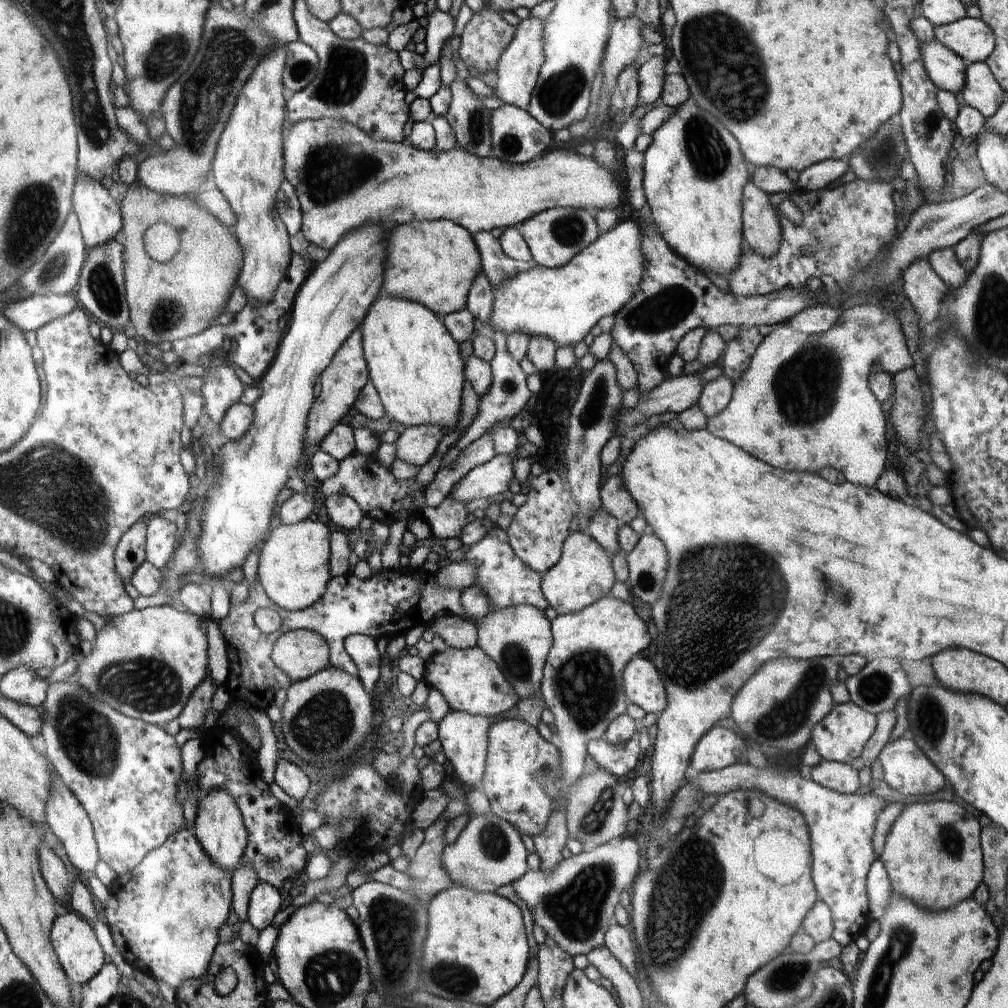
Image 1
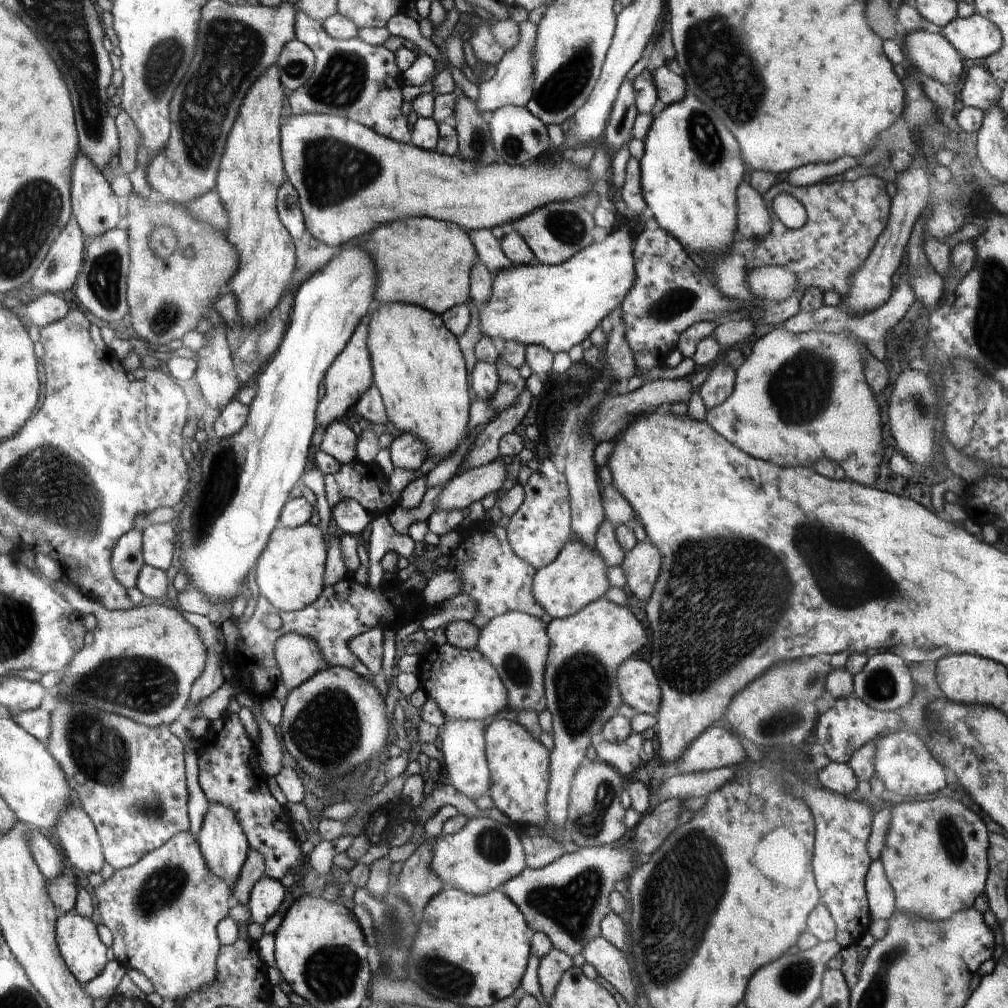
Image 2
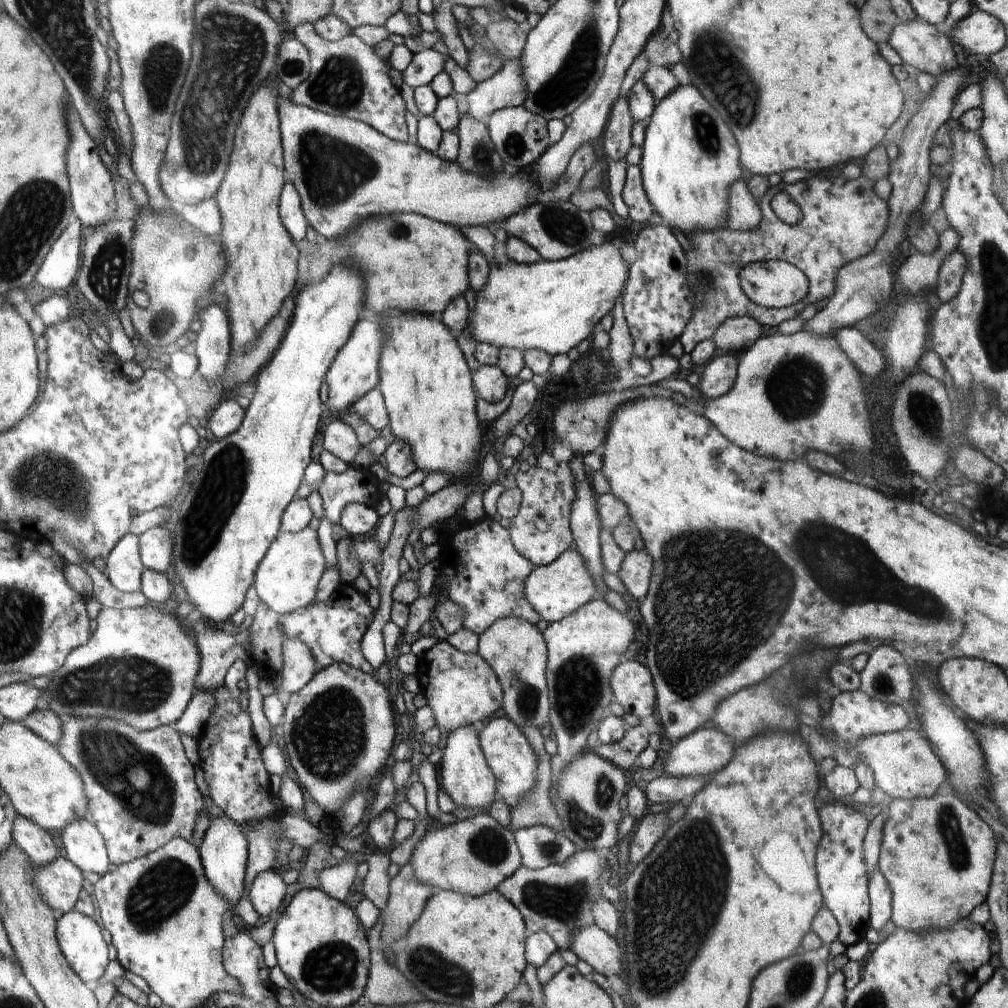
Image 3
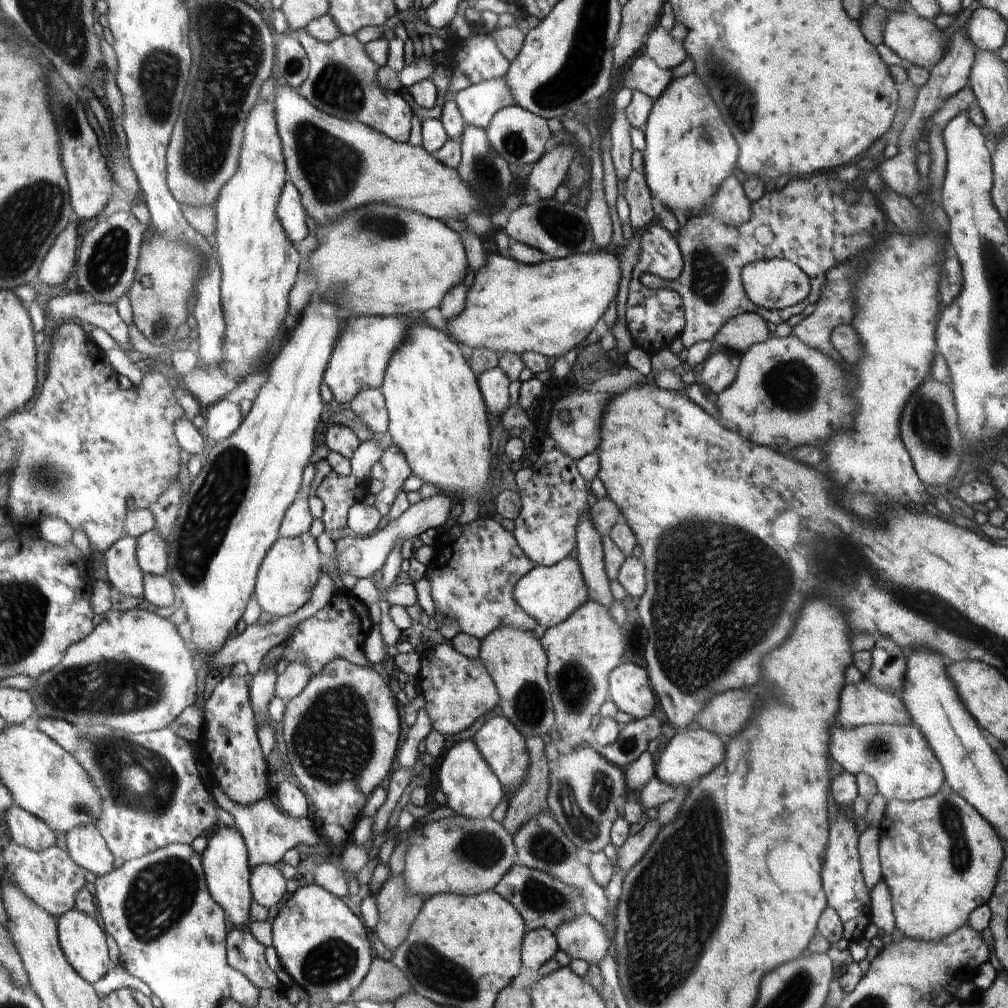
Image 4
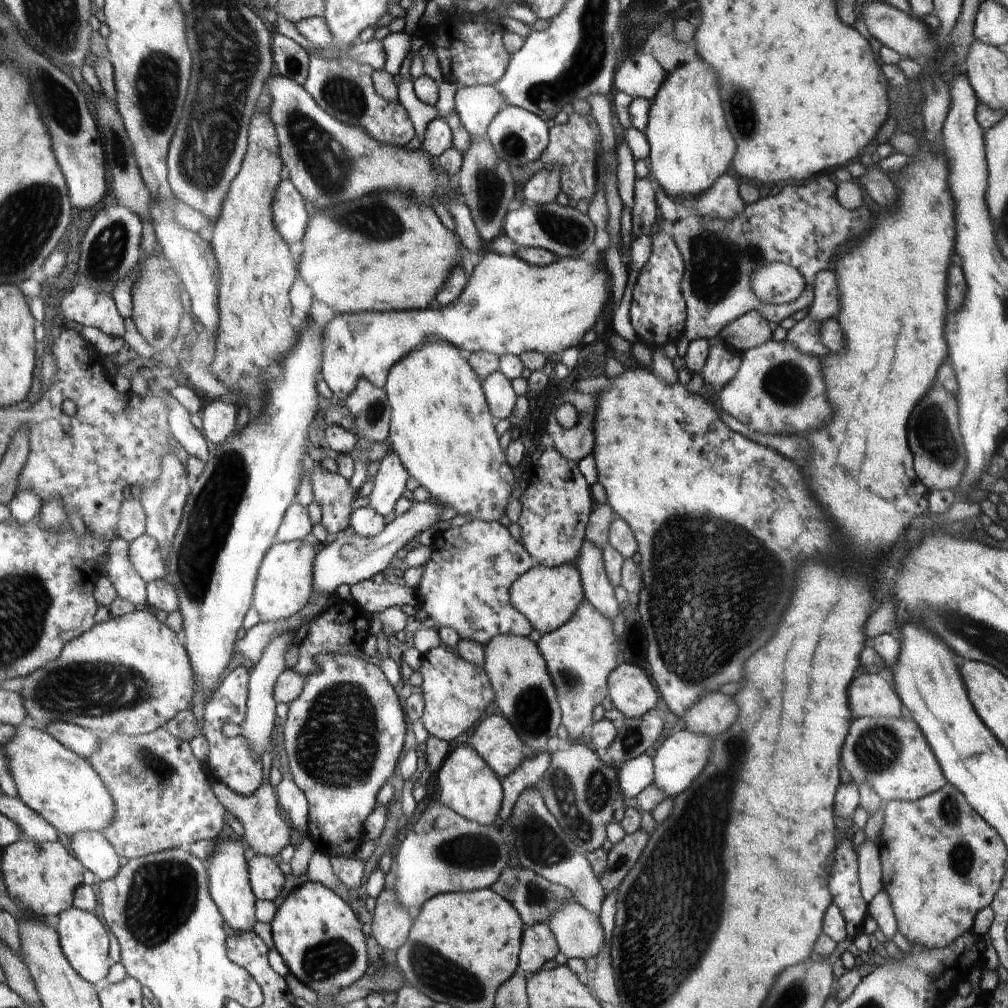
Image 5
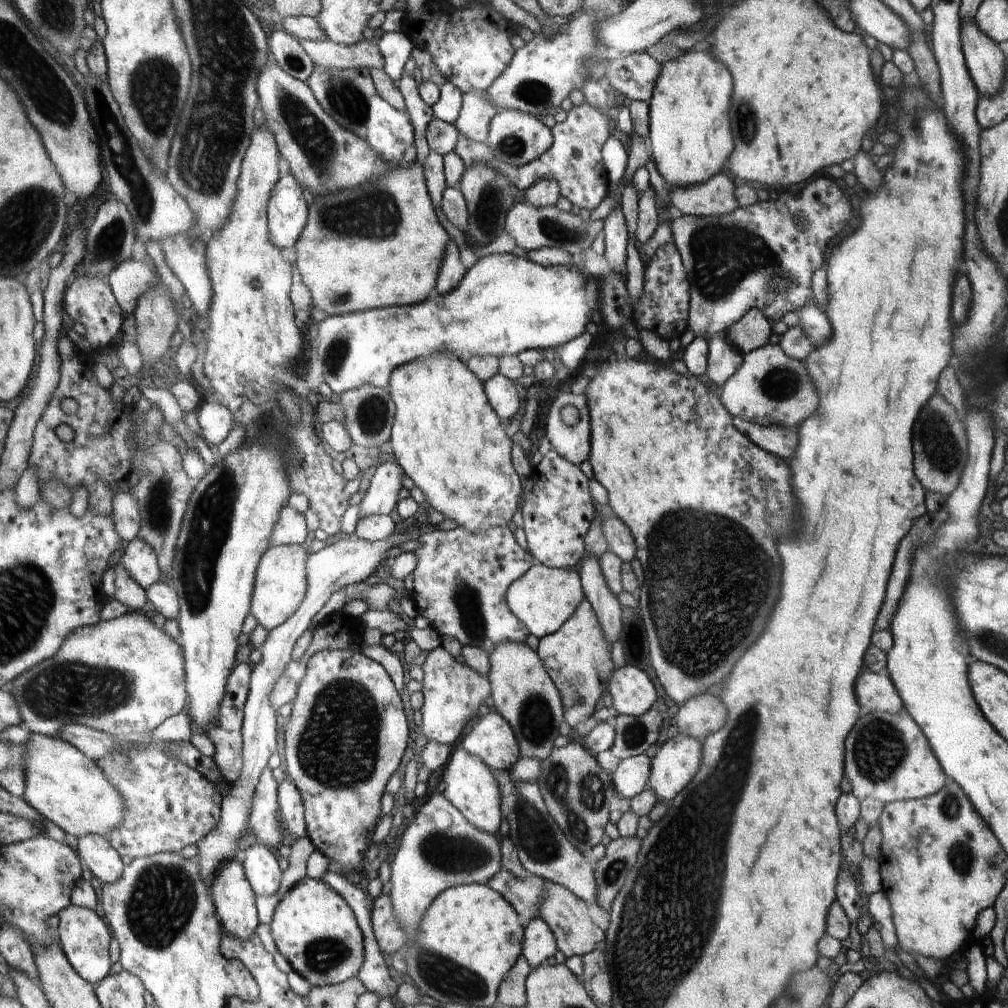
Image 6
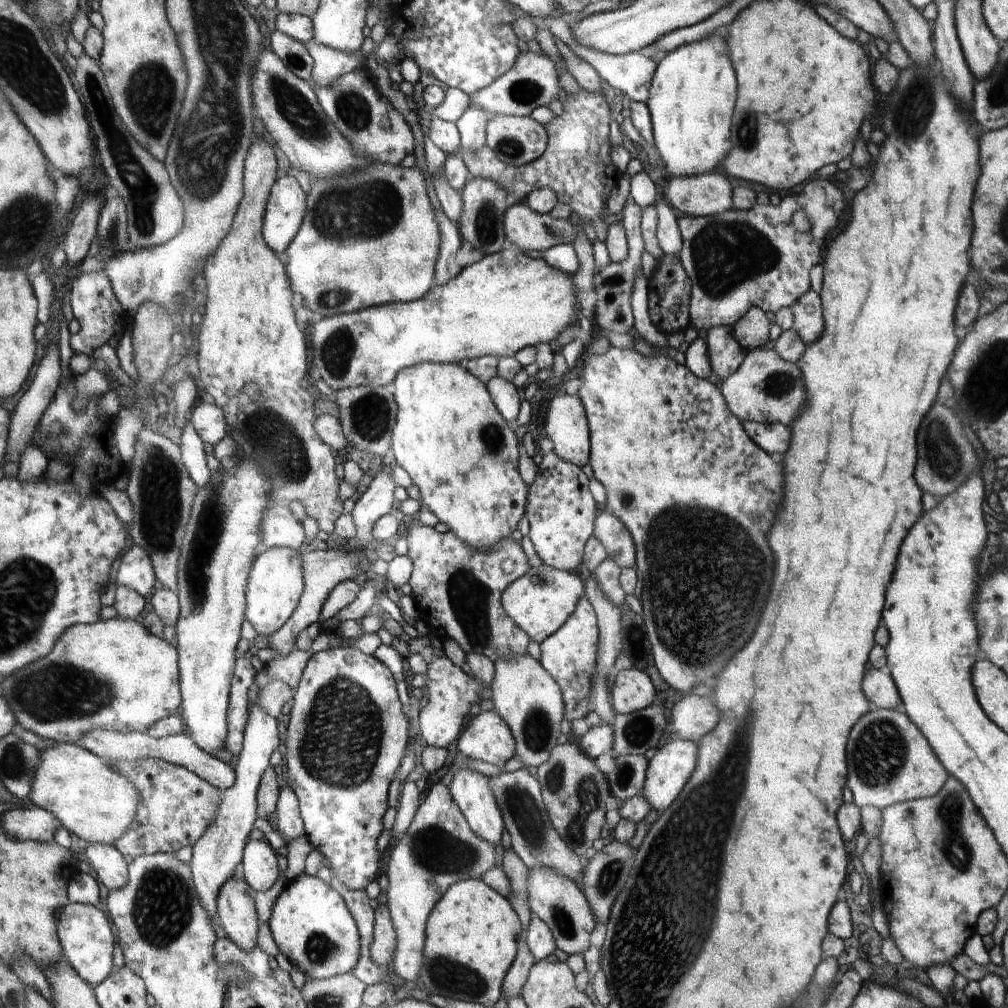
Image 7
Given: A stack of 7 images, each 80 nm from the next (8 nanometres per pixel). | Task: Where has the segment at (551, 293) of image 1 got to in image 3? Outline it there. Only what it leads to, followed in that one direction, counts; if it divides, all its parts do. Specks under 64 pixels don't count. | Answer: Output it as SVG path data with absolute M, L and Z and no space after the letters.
M622 239L610 240L558 261L541 259L535 264L520 264L510 260L502 265L490 264L485 288L476 291L476 312L472 319L469 318L467 325L473 331L471 335L477 343L492 344L498 348L513 347L522 352L542 350L552 358L568 354L574 346L578 346L592 334L600 318L613 310L616 300L622 295L622 290L629 281L628 264L622 256L624 243L626 242Z

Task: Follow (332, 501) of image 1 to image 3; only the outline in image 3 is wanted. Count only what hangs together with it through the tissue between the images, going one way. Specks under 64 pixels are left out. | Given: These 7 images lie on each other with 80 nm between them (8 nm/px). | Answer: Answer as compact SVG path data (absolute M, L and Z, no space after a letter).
M351 503L341 513L340 524L351 538L367 538L375 534L381 520L373 504Z

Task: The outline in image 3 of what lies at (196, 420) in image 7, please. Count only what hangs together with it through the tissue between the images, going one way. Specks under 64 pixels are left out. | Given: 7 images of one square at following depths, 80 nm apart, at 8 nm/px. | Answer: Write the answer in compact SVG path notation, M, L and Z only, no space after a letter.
M224 397L210 413L209 436L218 440L237 432L245 418L245 411L235 397Z

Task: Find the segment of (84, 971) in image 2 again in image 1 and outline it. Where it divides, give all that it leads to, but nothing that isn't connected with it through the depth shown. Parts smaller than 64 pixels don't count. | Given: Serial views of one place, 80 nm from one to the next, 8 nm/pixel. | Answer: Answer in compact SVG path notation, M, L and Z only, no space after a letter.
M68 910L66 914L57 917L52 936L54 949L57 950L58 962L64 966L66 974L76 987L89 983L104 967L104 952L96 940L94 930L75 911Z

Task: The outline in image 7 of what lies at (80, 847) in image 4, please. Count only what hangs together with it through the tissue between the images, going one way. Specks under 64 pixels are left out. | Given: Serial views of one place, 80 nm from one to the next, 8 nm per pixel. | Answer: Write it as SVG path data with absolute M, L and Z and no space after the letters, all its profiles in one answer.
M89 843L82 851L82 857L89 862L89 866L96 879L109 891L116 890L126 884L128 865L123 854L114 845Z

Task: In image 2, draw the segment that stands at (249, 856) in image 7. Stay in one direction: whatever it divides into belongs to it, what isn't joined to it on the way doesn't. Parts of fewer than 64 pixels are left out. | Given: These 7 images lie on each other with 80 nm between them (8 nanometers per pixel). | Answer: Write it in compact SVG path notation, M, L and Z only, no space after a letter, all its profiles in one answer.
M263 875L252 888L248 908L252 914L252 921L264 927L270 920L270 916L276 914L284 900L284 888L278 880L273 880L270 876Z

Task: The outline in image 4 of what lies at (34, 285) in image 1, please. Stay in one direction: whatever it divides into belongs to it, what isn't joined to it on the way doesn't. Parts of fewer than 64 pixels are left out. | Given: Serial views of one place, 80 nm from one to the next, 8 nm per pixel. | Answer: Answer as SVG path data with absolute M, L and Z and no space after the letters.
M70 221L70 228L62 231L62 240L58 240L58 248L50 252L46 257L46 264L42 265L42 276L38 276L39 284L48 287L62 282L67 282L66 276L74 270L76 262L76 252L78 252L78 232L76 224Z

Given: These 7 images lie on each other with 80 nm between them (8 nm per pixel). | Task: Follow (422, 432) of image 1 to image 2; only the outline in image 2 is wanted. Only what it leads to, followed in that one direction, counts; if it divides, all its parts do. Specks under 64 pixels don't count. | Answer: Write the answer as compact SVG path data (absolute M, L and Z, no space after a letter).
M402 434L389 447L394 468L416 471L428 457L428 450L422 440L412 434Z

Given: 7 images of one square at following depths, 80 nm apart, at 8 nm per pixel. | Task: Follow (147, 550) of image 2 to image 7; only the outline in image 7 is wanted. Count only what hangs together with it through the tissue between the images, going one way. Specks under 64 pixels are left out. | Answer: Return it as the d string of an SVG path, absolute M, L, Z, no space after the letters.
M132 545L120 562L116 584L127 586L146 598L153 591L156 581L149 554L140 545Z

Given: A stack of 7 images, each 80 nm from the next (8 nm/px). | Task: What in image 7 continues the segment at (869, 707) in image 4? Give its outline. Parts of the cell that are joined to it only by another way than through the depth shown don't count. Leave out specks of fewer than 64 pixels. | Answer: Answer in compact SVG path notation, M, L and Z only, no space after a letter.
M870 670L864 680L862 680L862 692L866 696L866 700L870 702L870 708L880 709L902 709L903 702L896 684L892 682L890 676L882 674L880 670Z

